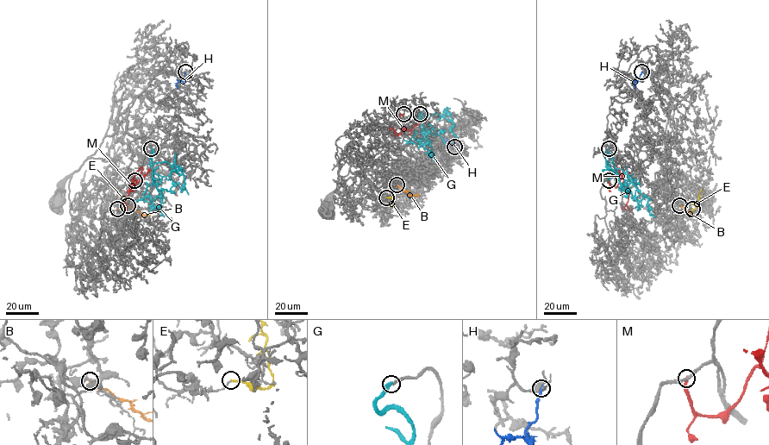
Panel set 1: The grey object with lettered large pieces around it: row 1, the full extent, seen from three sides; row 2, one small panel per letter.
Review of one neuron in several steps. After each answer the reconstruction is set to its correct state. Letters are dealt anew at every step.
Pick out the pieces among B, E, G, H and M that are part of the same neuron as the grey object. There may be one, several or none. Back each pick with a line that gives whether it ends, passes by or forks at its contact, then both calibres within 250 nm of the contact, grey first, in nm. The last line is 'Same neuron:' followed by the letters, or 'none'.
G: it ends there; 240 nm thick on the grey side, 280 nm on the other
Same neuron: G

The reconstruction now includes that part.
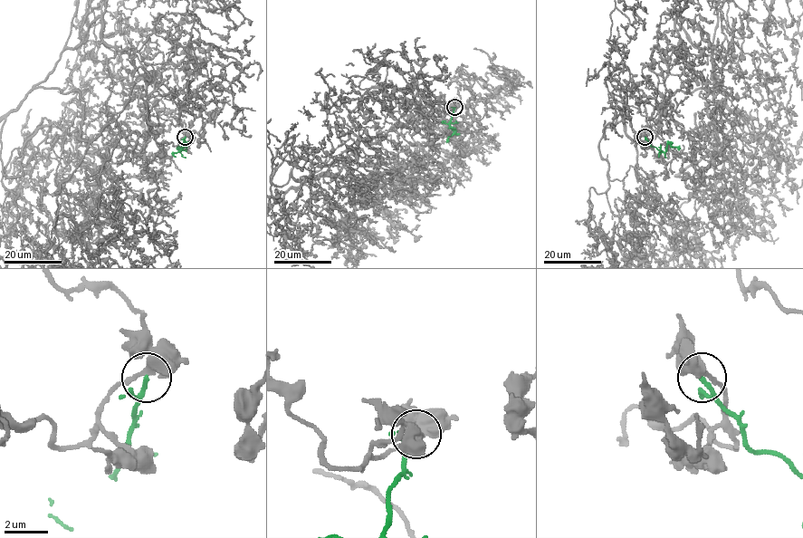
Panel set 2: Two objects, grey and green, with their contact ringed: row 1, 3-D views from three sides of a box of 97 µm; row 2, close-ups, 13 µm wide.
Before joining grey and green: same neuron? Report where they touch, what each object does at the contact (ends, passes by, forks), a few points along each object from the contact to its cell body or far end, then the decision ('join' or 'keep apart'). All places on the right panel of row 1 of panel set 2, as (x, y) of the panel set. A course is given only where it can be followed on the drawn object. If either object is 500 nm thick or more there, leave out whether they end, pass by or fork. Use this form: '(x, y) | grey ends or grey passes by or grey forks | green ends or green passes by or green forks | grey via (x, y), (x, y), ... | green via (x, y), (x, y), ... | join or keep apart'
(645, 137) | grey passes by | green ends | grey via (645, 137), (642, 148), (608, 79), (625, 66), (633, 139), (653, 137), (677, 91), (718, 87), (779, 162) | green via (645, 137), (653, 147), (663, 151), (669, 143), (680, 148) | keep apart

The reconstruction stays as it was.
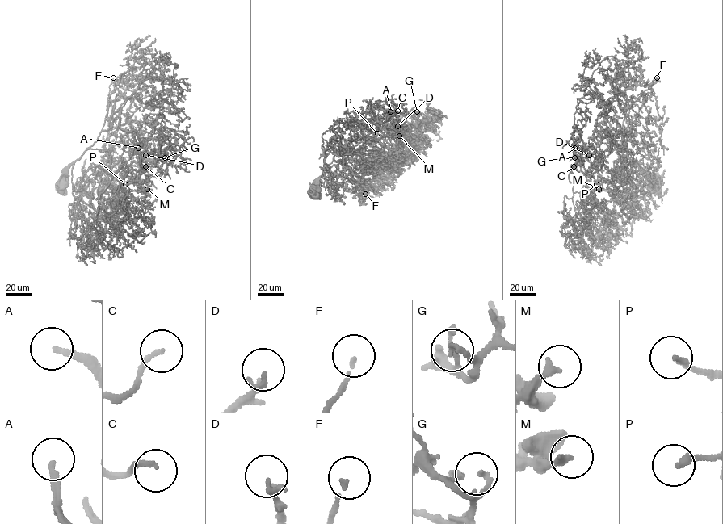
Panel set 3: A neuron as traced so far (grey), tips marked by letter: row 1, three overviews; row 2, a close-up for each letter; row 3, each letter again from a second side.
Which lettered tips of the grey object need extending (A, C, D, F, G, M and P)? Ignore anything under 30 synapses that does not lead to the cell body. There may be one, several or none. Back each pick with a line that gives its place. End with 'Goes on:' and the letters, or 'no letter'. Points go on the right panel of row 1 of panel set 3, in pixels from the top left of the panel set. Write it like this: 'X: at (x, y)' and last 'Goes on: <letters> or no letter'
C: at (573, 166)
F: at (657, 77)
M: at (598, 189)
Goes on: C, F, M

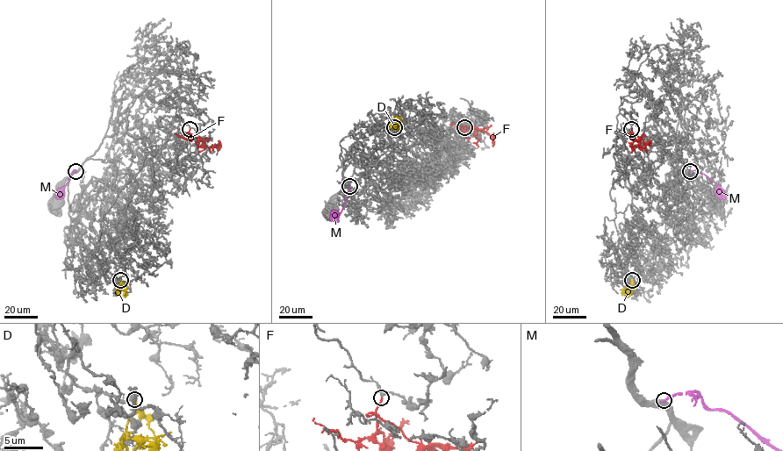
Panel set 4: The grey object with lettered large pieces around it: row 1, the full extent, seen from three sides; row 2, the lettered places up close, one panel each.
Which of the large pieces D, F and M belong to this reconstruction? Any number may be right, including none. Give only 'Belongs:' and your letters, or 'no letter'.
Belongs: F

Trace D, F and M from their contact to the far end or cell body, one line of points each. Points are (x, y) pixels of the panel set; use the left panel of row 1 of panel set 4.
D: (120, 280), (118, 286), (120, 289), (125, 289), (125, 297)
F: (190, 128), (187, 132), (197, 139), (199, 146), (218, 148), (218, 140)
M: (75, 171), (75, 169), (71, 173), (57, 199)

